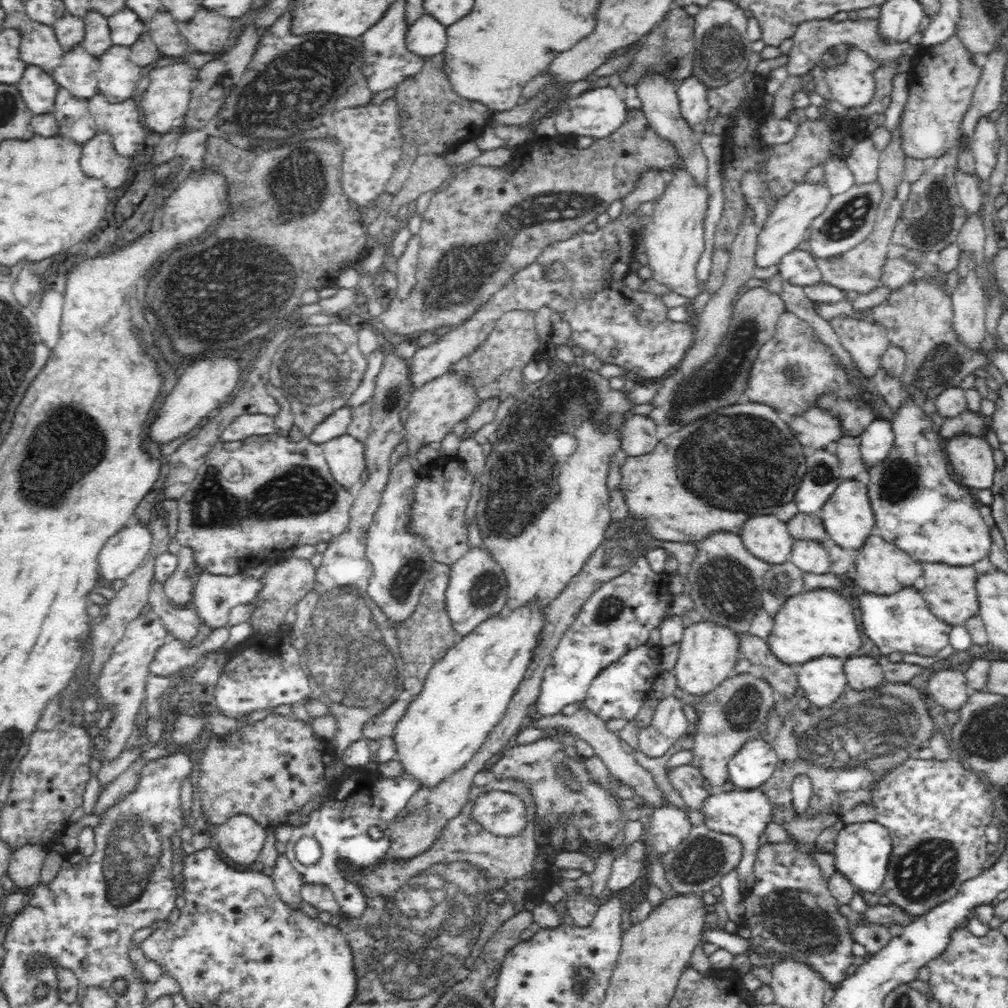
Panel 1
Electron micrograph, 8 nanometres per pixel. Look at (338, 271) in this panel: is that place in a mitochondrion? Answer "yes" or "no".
no

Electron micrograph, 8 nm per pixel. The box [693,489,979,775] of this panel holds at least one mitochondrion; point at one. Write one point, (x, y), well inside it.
(743, 706)

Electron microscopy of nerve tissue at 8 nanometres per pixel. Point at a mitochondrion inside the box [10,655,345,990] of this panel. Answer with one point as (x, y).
(137, 841)

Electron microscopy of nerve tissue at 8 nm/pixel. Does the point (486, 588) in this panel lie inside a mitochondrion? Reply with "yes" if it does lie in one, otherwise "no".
yes

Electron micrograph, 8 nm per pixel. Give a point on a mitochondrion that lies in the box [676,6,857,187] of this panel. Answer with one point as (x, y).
(718, 51)

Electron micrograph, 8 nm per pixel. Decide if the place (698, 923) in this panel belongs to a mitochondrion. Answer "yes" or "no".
no

